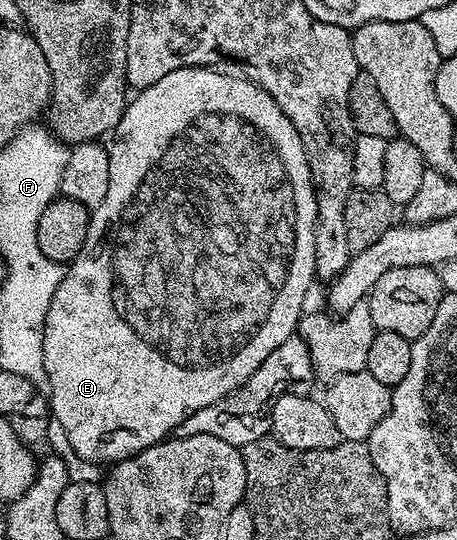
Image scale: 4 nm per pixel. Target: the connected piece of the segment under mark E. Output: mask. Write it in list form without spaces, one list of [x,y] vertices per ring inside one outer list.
[[[180,66],[175,72],[167,72],[163,80],[155,80],[155,84],[136,91],[128,99],[112,138],[113,143],[107,146],[111,160],[107,196],[103,196],[103,204],[92,211],[87,240],[79,256],[68,263],[59,288],[55,288],[43,328],[43,364],[52,421],[65,429],[70,448],[83,461],[104,464],[122,462],[156,442],[164,442],[187,416],[195,416],[199,408],[207,408],[207,404],[215,404],[215,400],[238,390],[283,340],[298,333],[306,309],[305,297],[315,283],[317,273],[317,197],[313,194],[313,177],[303,140],[299,140],[295,124],[283,116],[283,108],[279,108],[263,88],[246,78],[209,70],[206,66]]]

